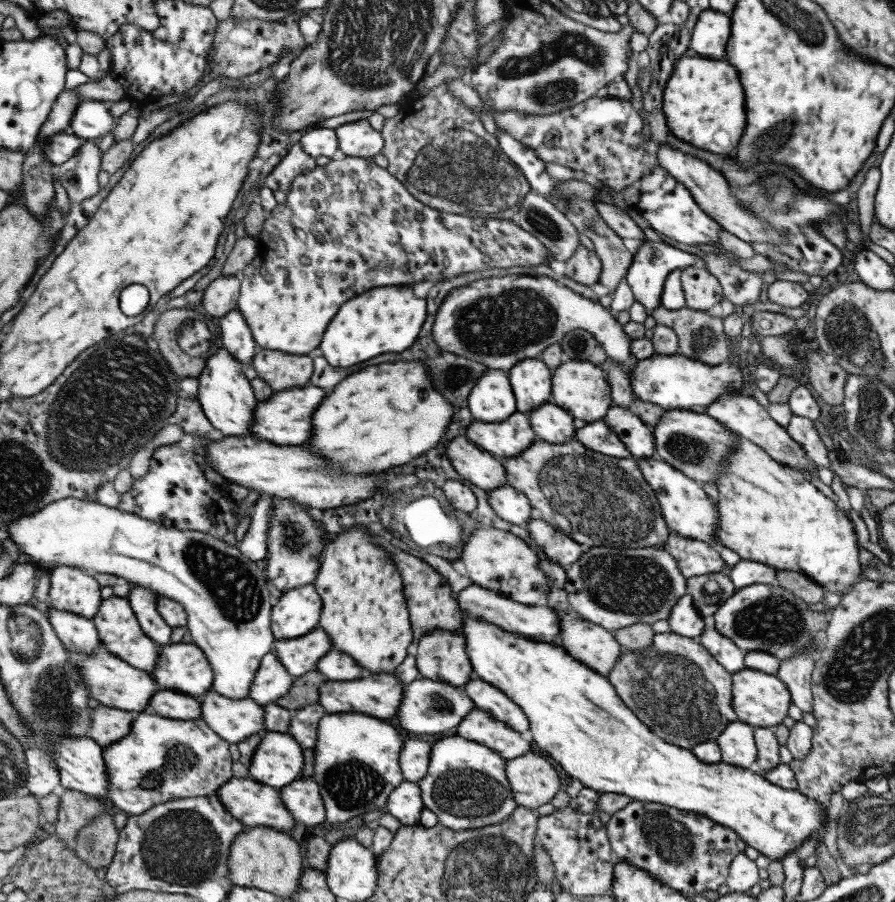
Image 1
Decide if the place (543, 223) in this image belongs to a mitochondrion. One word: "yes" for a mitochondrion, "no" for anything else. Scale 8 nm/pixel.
yes

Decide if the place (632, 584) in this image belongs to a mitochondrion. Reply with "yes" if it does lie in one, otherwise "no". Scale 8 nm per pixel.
yes

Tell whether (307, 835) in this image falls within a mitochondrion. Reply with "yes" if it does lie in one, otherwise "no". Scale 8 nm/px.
no

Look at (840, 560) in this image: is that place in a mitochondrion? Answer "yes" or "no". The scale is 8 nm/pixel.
no

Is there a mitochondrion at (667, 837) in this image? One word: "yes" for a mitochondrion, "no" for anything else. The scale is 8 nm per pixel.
yes

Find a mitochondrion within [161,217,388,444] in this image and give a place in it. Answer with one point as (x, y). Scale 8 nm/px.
(190, 334)

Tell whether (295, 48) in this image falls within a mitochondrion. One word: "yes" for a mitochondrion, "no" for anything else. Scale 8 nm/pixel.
no

